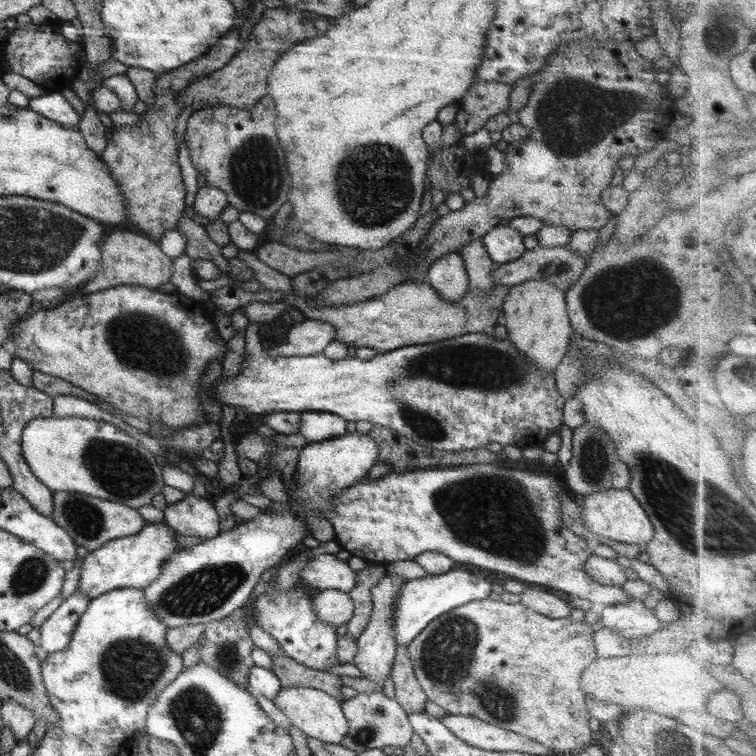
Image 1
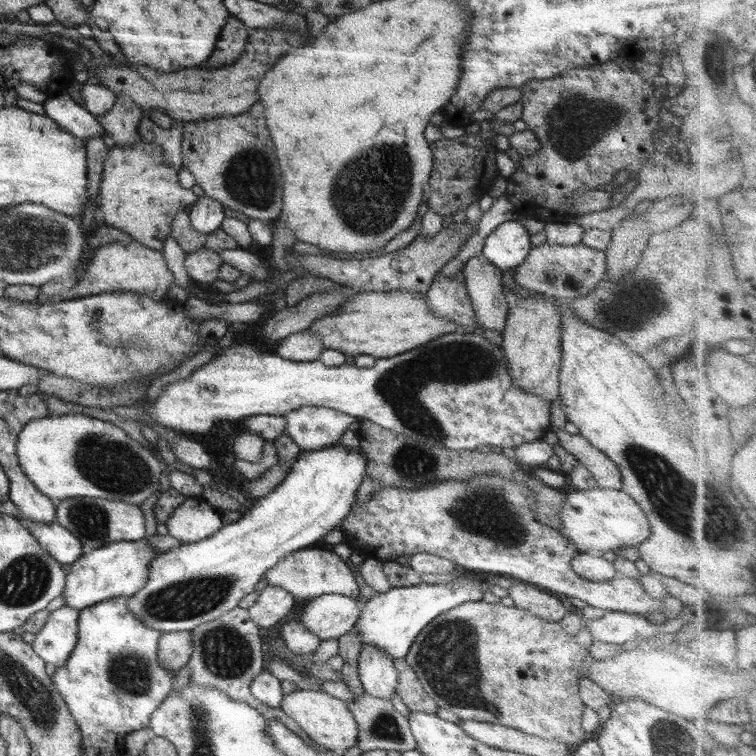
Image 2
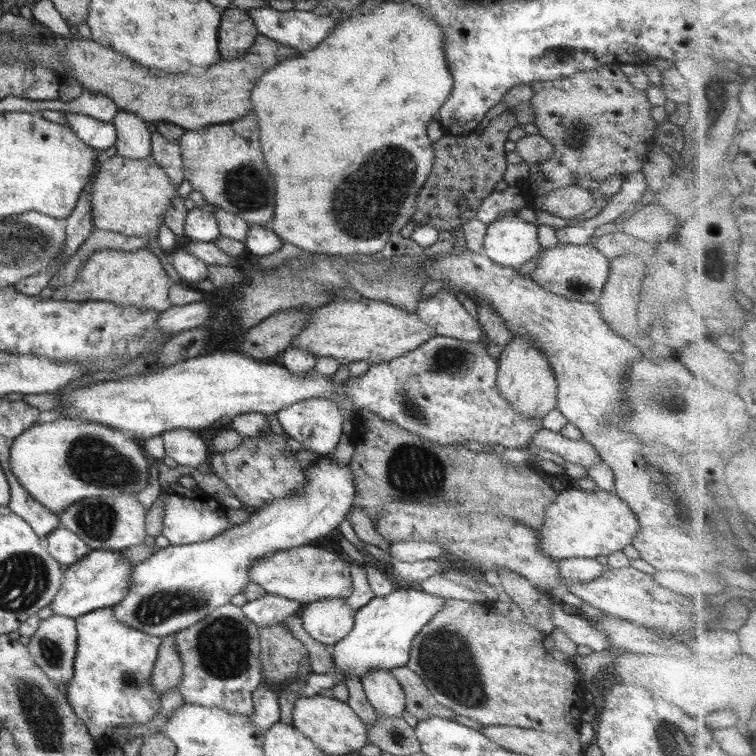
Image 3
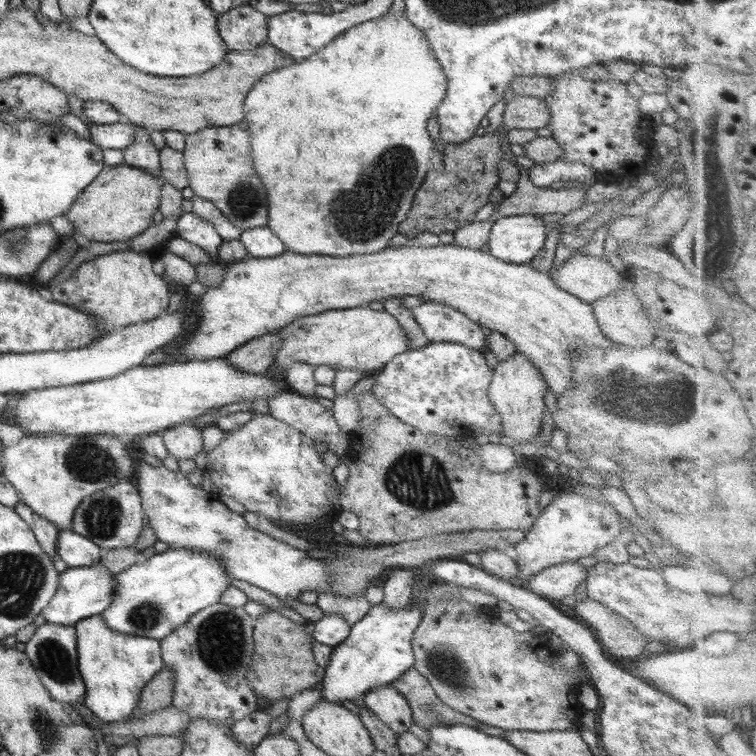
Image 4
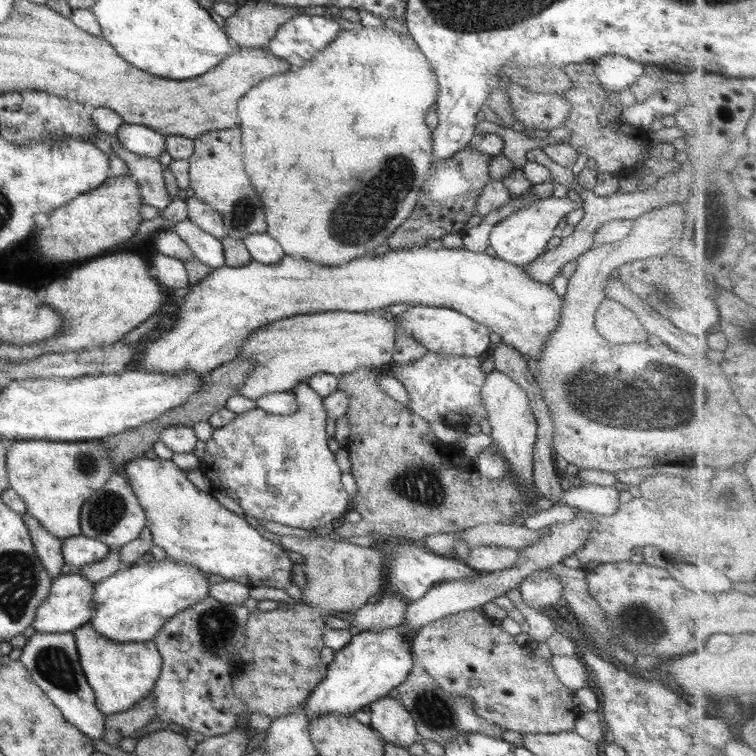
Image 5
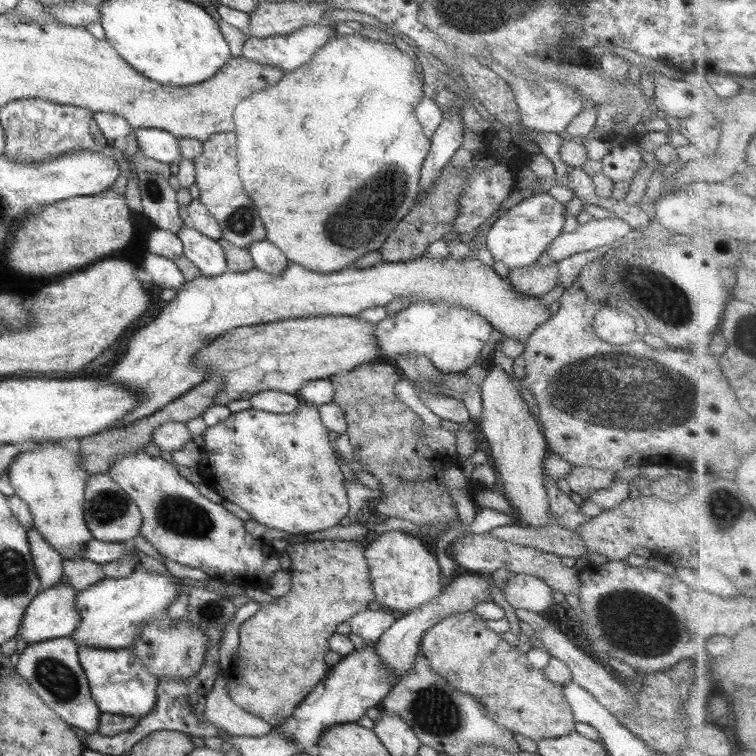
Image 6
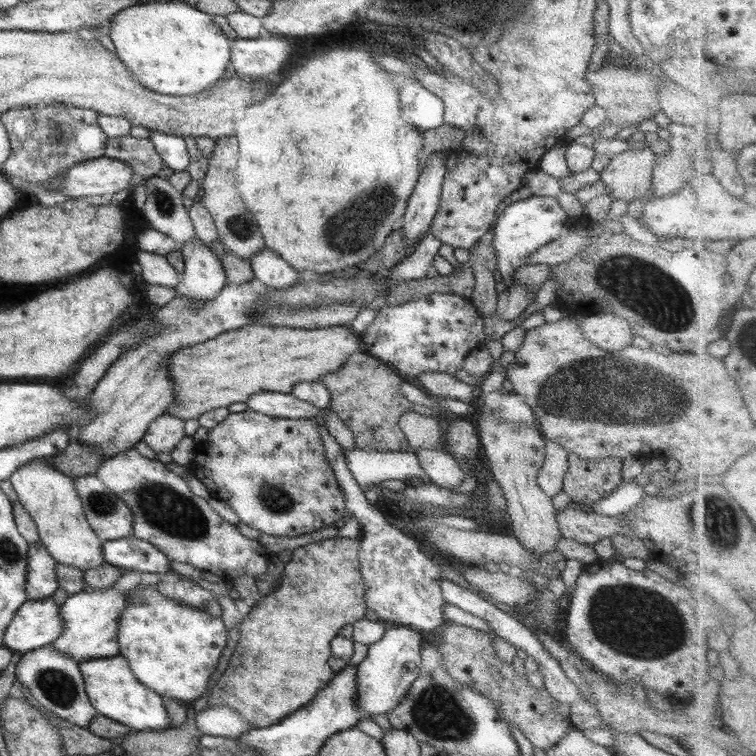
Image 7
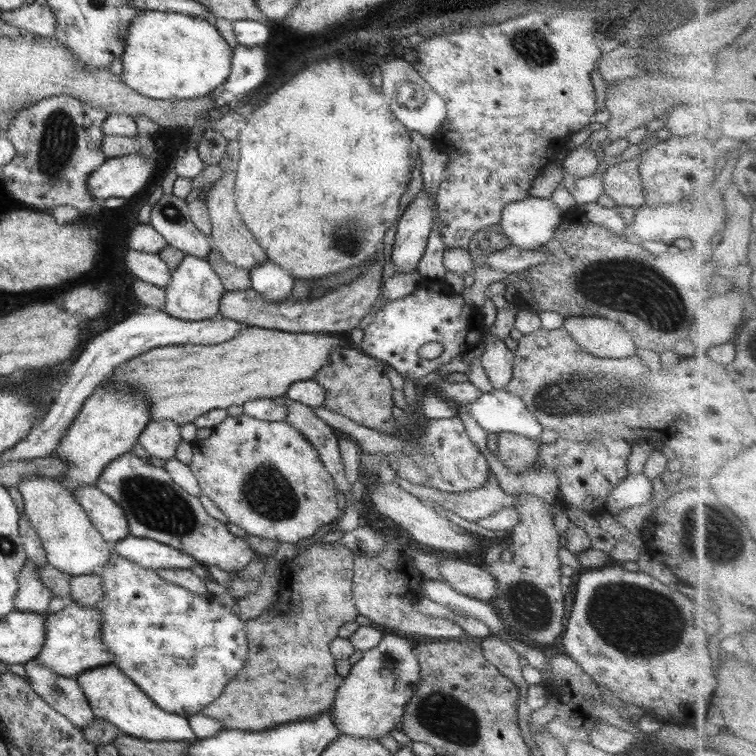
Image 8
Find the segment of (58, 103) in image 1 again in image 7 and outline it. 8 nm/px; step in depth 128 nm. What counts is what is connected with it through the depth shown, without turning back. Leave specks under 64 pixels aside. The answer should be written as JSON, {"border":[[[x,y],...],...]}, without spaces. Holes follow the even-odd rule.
{"border":[[[151,130],[149,141],[152,142],[154,150],[167,166],[174,171],[187,170],[190,164],[190,154],[186,149],[183,136]]]}

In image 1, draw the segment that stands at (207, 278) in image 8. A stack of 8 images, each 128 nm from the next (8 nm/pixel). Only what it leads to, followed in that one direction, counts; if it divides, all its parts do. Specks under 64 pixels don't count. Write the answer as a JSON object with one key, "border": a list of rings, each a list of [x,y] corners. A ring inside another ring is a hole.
{"border":[[[205,185],[198,189],[191,214],[202,223],[215,221],[229,204],[226,193],[212,185]]]}

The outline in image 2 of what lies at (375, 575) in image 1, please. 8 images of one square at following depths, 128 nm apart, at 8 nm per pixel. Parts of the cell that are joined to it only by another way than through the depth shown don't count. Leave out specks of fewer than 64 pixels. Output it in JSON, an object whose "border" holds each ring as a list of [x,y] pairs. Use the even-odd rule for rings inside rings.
{"border":[[[355,626],[337,639],[339,640],[339,655],[344,659],[343,667],[339,671],[342,673],[343,682],[354,692],[354,699],[357,699],[365,693],[359,679],[359,668],[357,665],[360,651],[363,647],[359,630]]]}

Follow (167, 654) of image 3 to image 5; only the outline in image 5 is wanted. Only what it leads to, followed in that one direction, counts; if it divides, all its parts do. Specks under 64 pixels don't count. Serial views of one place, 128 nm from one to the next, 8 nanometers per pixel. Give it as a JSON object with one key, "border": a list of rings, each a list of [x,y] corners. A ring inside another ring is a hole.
{"border":[[[153,692],[128,710],[105,715],[105,734],[102,738],[106,744],[116,747],[126,737],[132,737],[146,727],[155,718],[156,697]]]}

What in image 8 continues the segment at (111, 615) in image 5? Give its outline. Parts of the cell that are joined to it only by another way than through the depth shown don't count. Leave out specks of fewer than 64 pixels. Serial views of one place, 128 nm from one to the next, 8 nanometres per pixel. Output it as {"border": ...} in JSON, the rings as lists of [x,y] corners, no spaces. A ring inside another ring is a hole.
{"border":[[[66,601],[66,605],[46,617],[46,638],[36,660],[50,667],[56,674],[78,676],[85,670],[92,670],[113,662],[113,654],[101,638],[103,614],[96,607],[85,607],[78,602]]]}

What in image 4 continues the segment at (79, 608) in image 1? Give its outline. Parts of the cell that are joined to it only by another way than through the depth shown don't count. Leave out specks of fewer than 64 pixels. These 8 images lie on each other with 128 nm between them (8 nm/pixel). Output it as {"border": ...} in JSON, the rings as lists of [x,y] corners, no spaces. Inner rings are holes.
{"border":[[[48,622],[42,624],[25,643],[24,652],[32,661],[32,666],[36,667],[42,684],[50,691],[52,698],[70,705],[75,711],[78,707],[73,707],[74,704],[83,705],[86,687],[77,667],[77,632],[74,625],[62,626]]]}

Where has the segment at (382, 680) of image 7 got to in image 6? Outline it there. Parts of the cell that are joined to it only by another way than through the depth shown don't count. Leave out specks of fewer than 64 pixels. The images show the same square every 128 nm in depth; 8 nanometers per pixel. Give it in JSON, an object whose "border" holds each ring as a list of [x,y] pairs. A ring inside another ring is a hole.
{"border":[[[464,574],[454,577],[454,580],[442,590],[442,594],[430,603],[423,604],[417,609],[411,610],[402,616],[398,616],[392,626],[384,631],[384,634],[375,643],[375,649],[381,661],[389,668],[389,671],[397,678],[397,682],[412,668],[414,659],[420,654],[420,641],[423,634],[441,620],[453,614],[472,611],[478,603],[488,601],[490,597],[490,586],[488,586],[487,575]]]}

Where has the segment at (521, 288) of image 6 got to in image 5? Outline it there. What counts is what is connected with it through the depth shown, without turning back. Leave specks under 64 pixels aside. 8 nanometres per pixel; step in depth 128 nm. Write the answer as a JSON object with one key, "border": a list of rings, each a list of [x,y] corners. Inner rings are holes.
{"border":[[[535,148],[526,152],[526,159],[532,162],[538,162],[544,167],[550,170],[550,174],[553,176],[555,183],[561,183],[568,189],[575,189],[583,200],[584,216],[575,226],[572,232],[563,233],[562,242],[559,246],[553,249],[544,251],[539,258],[536,258],[533,262],[522,267],[527,270],[527,273],[534,277],[534,280],[545,282],[551,285],[553,278],[557,276],[562,268],[565,268],[566,264],[574,263],[576,258],[584,254],[590,249],[593,244],[593,238],[595,237],[597,228],[600,228],[604,223],[618,219],[637,219],[643,214],[656,209],[662,208],[662,206],[669,205],[670,203],[683,203],[691,201],[691,182],[693,180],[693,167],[689,164],[689,161],[682,164],[675,173],[668,173],[666,177],[653,187],[642,188],[636,192],[622,193],[616,191],[610,196],[598,196],[594,191],[586,190],[581,187],[577,179],[574,179],[574,174],[571,168],[560,166],[553,160],[550,160],[541,148]]]}

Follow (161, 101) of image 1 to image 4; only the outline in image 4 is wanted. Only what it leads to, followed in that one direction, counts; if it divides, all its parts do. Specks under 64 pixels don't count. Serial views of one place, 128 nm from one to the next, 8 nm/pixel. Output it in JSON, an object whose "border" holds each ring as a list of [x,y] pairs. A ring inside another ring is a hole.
{"border":[[[239,6],[217,16],[217,30],[228,51],[244,52],[268,43],[267,16],[252,6]],[[122,163],[117,166],[105,167],[98,173],[98,176],[78,195],[69,211],[64,214],[71,222],[74,233],[79,239],[80,246],[87,245],[91,240],[98,242],[122,242],[129,238],[143,234],[153,225],[152,216],[159,210],[161,199],[161,185],[165,183],[163,177],[146,172],[141,168]]]}

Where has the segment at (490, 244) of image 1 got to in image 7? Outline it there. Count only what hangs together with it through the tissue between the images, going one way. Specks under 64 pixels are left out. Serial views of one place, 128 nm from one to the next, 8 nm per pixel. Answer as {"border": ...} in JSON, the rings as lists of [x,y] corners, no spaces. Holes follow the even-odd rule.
{"border":[[[536,196],[510,203],[493,228],[493,247],[496,253],[496,269],[507,288],[514,282],[512,276],[518,267],[524,266],[534,250],[556,240],[568,232],[568,216],[556,197]]]}

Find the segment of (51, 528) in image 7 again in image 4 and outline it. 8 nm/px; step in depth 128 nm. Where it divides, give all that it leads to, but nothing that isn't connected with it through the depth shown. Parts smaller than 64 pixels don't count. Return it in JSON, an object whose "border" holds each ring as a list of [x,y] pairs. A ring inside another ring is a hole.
{"border":[[[62,433],[24,435],[16,446],[4,447],[2,473],[28,508],[59,530],[70,530],[74,512],[84,498],[120,483],[122,479],[134,481],[140,455],[130,450],[121,439],[111,434],[69,435]]]}

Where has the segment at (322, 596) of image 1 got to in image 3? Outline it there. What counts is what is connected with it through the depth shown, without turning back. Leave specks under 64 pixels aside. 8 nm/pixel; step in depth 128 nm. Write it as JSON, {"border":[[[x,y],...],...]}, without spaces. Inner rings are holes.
{"border":[[[342,598],[305,603],[298,615],[304,630],[314,640],[327,646],[343,639],[355,623],[355,610]]]}

